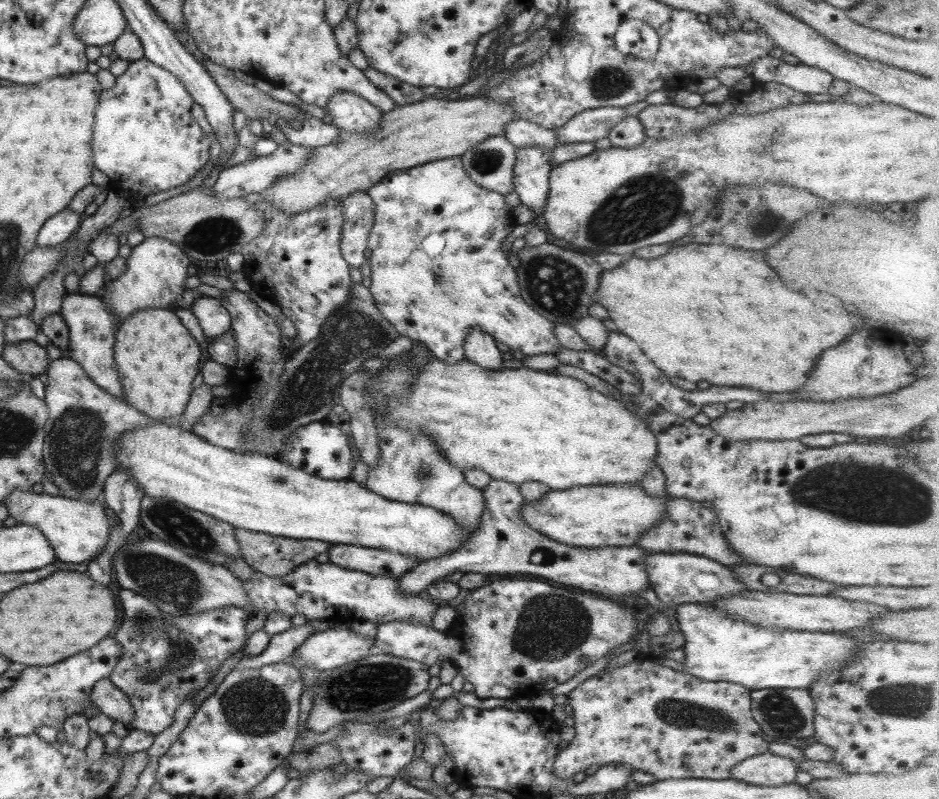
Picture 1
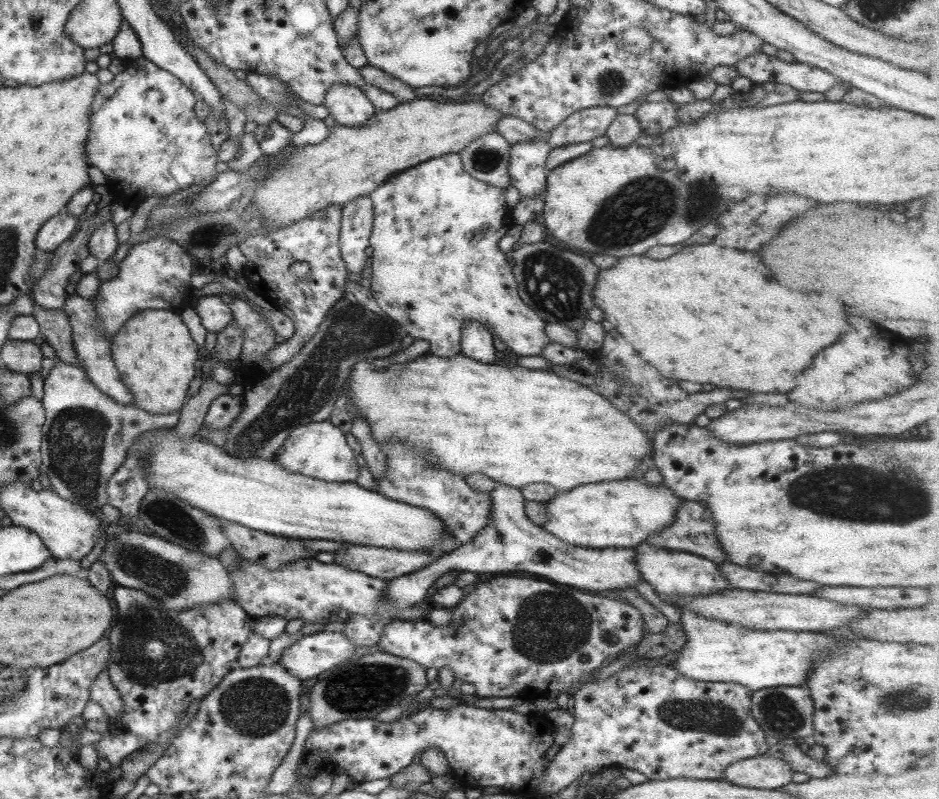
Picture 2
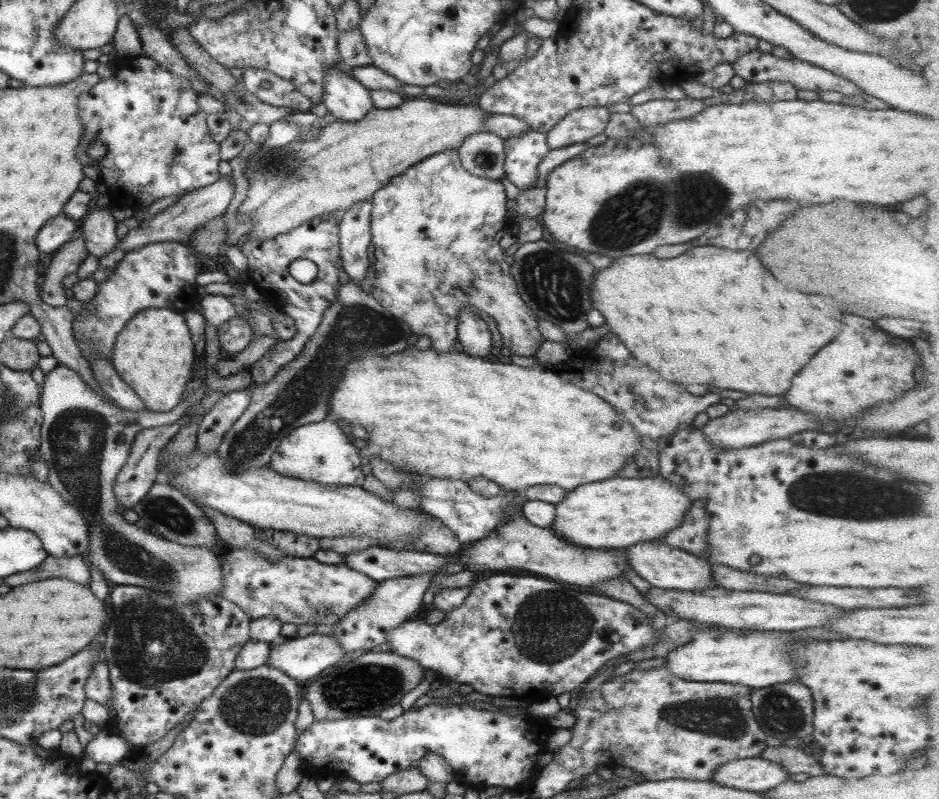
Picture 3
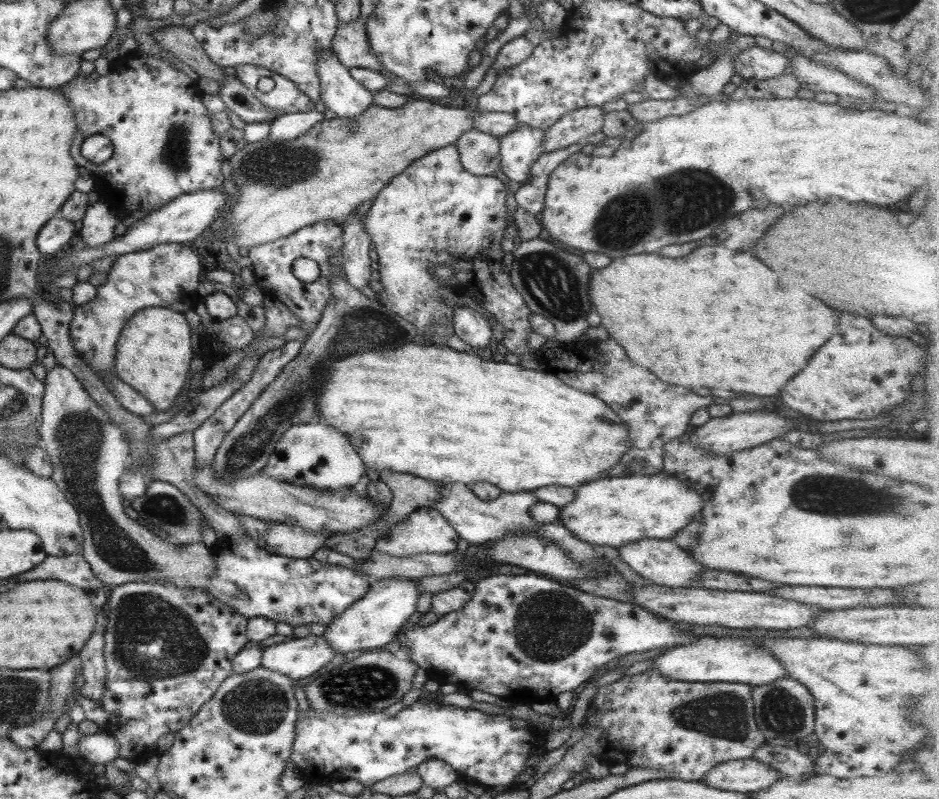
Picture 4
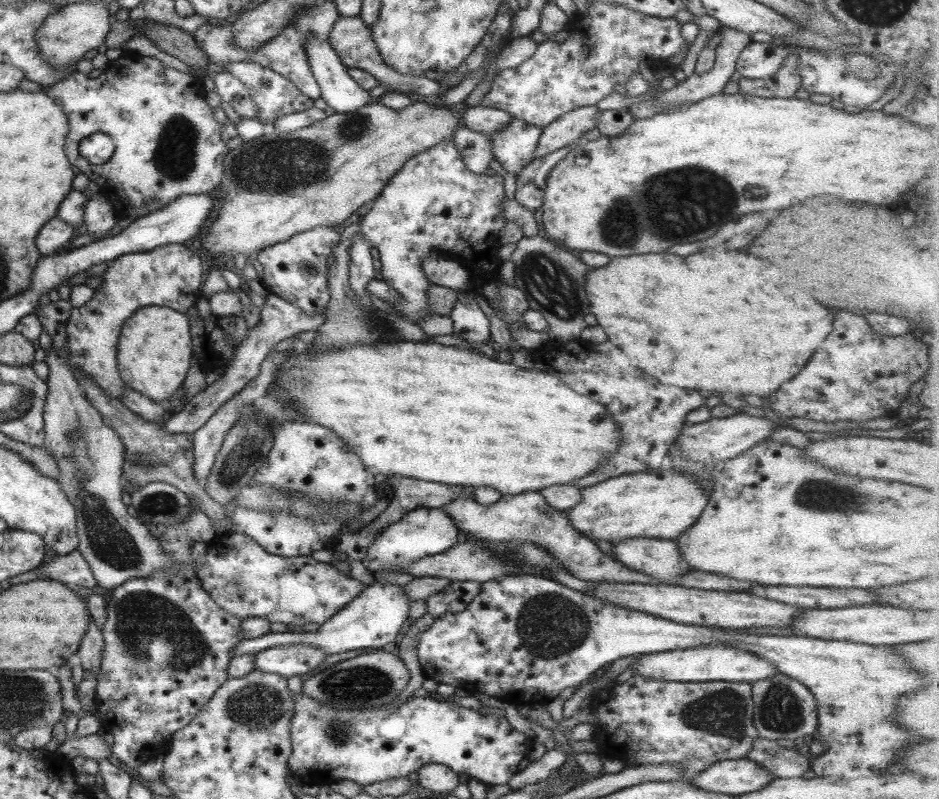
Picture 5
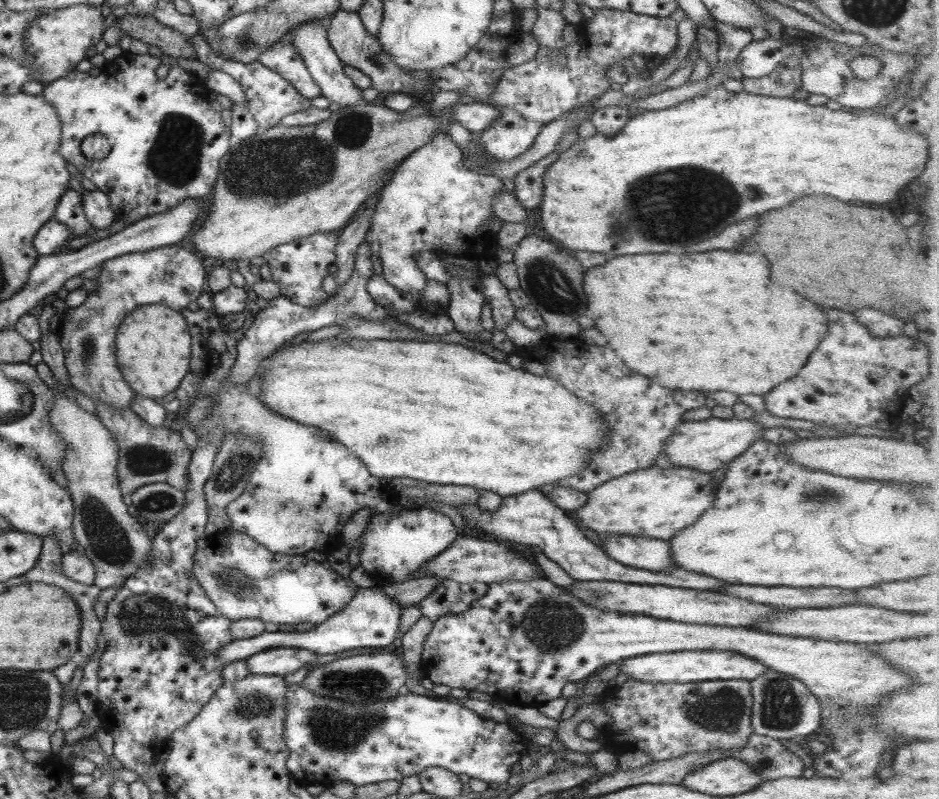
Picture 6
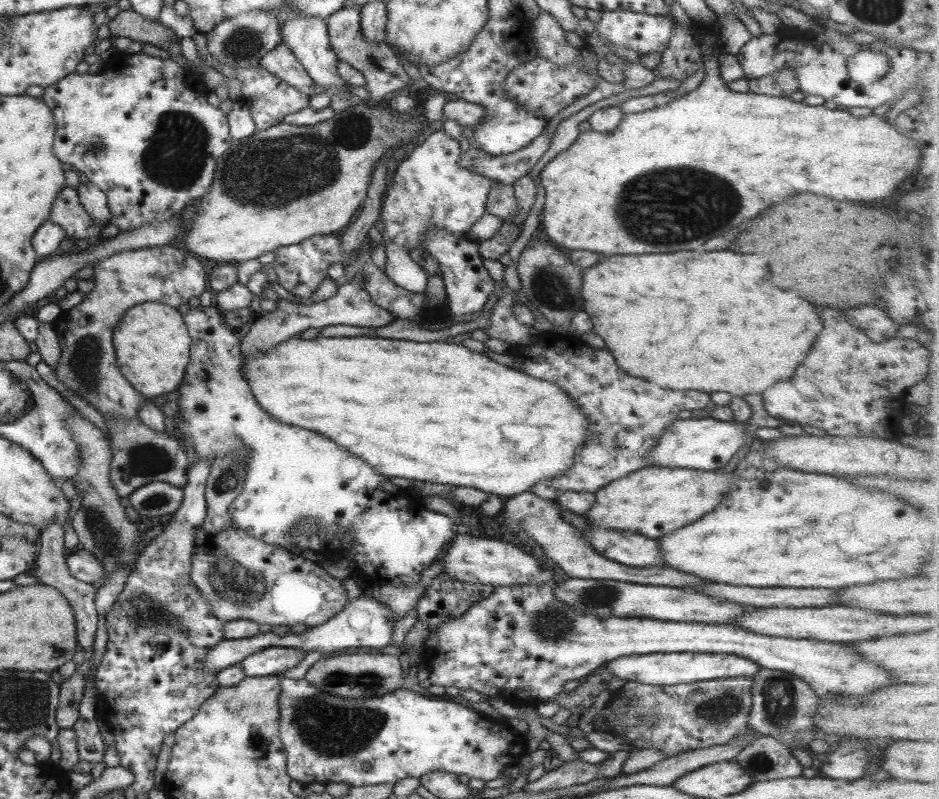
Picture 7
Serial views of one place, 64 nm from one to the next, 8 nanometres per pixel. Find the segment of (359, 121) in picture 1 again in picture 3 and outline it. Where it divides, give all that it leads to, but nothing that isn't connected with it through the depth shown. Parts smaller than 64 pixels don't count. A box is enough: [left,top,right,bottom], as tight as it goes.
[321,67,372,122]

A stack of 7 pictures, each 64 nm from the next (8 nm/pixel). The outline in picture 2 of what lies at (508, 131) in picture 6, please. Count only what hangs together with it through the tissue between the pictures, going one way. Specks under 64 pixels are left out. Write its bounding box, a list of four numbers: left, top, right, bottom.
[506,137,551,197]

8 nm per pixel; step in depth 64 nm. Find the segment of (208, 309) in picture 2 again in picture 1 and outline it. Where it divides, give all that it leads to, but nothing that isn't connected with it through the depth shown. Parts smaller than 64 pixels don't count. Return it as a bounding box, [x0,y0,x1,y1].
[189,296,230,338]

